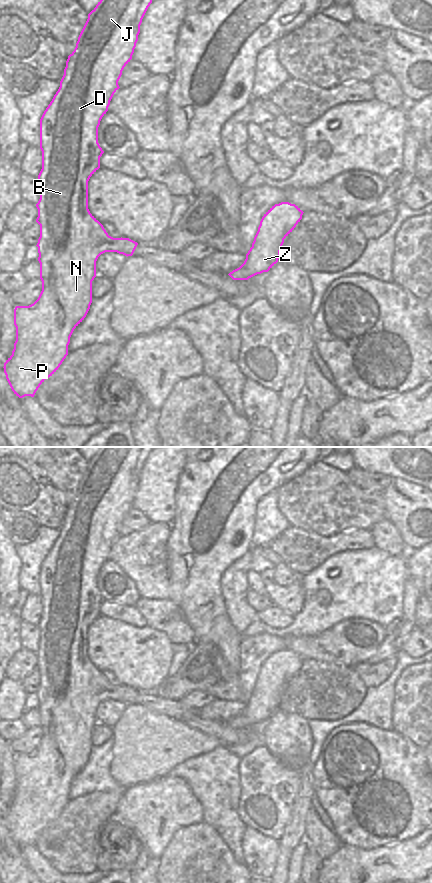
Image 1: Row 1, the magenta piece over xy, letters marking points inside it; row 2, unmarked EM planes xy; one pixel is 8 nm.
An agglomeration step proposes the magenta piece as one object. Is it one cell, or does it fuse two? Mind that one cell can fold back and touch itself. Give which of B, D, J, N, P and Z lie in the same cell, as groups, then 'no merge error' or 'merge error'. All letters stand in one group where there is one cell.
B D J N P Z; no merge error

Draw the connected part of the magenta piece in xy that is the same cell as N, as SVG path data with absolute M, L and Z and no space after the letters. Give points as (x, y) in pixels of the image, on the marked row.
M100 0L96 7L88 14L88 19L78 37L74 51L68 56L64 75L60 81L60 87L54 95L52 101L44 111L40 119L40 149L42 151L42 169L38 175L40 183L40 199L36 204L38 217L36 222L40 225L40 237L38 239L38 261L40 263L40 279L42 281L42 291L38 299L29 306L16 306L14 309L14 325L16 327L16 341L12 355L4 363L4 373L6 379L16 396L23 398L25 396L34 397L40 385L50 376L52 376L60 367L68 355L68 345L74 329L86 317L92 303L92 281L96 277L96 261L98 257L105 252L117 252L125 256L132 256L138 243L129 238L113 238L108 235L103 225L90 213L88 209L88 181L90 177L100 168L100 157L104 153L98 143L98 127L102 117L108 111L110 101L114 93L120 88L118 81L122 75L124 67L132 59L142 19L152 3L152 0Z

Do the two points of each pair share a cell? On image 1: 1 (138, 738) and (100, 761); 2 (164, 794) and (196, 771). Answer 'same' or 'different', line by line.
1: different
2: different

